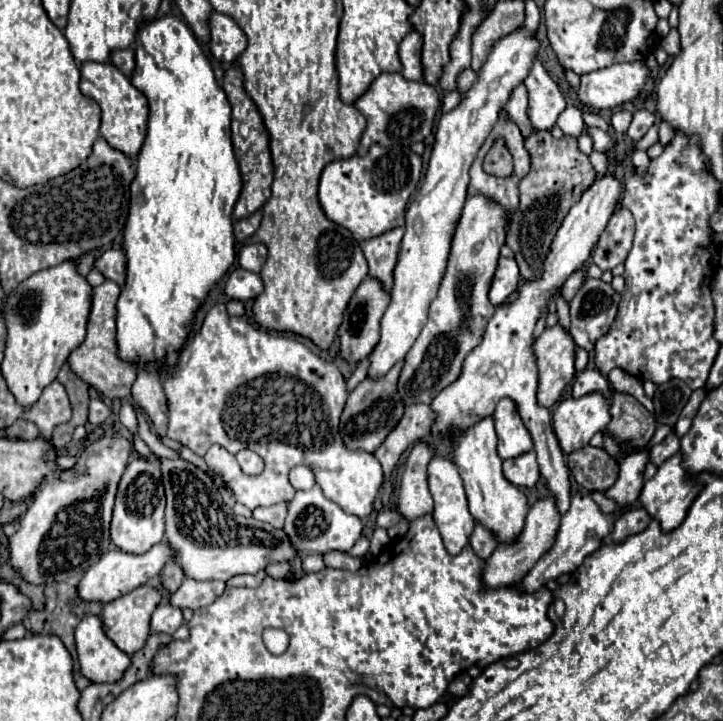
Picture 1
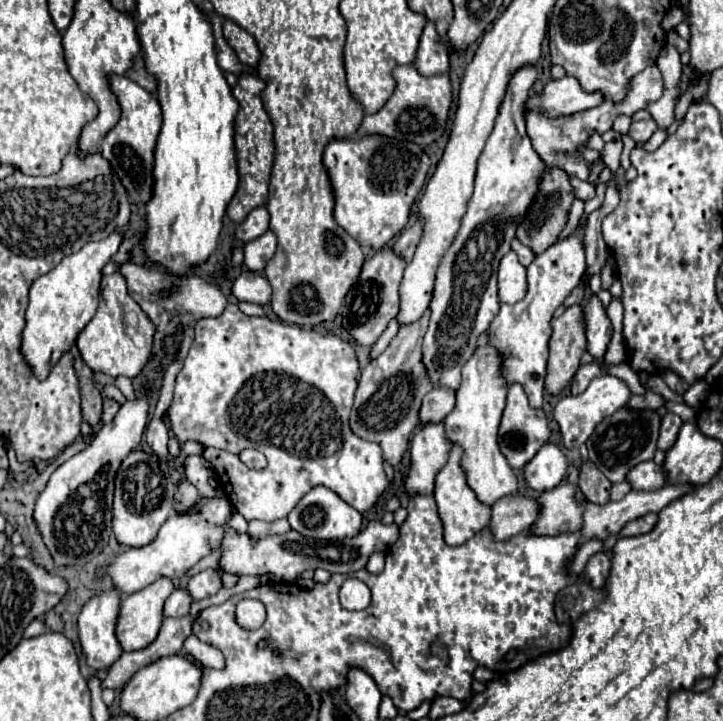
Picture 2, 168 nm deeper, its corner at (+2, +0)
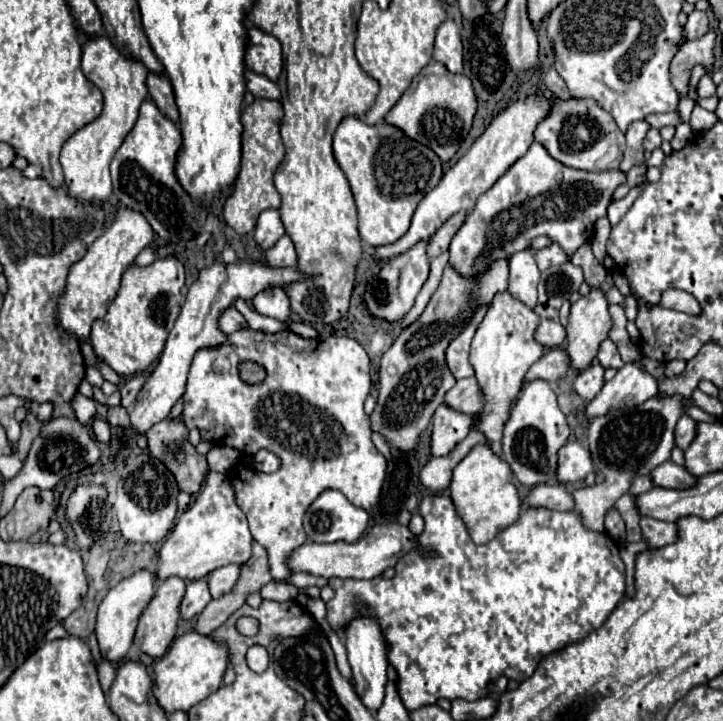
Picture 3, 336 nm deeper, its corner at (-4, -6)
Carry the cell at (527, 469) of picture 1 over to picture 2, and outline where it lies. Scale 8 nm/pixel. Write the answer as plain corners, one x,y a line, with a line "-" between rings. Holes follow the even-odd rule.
556,442
544,444
522,472
532,490
536,492
552,490
564,480
568,472
568,460
566,460
564,448

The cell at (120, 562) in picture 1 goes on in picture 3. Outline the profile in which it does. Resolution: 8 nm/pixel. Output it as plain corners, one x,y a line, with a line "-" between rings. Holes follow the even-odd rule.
208,472
206,486
196,494
192,506
188,506
174,530
164,540
154,574
158,580
166,580
170,576
178,576
182,580
202,580
212,570
226,564
244,564
252,554
252,534
248,530
248,522
240,506
236,504
234,490
228,484
226,474

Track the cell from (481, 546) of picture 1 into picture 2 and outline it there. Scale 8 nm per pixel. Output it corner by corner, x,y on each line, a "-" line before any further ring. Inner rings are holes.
510,494
506,498
500,498
492,508
492,520
490,520
494,538
506,540
526,530
528,526
534,524
538,512
540,506
536,498
528,498
522,494

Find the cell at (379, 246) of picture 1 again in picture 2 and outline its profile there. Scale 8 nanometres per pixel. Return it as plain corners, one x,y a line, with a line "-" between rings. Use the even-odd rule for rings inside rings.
420,218
414,226
406,228
406,230
398,236
396,244
392,246
392,248
394,248
398,254
402,254
406,260
412,260
412,256
414,256
414,250
416,250
416,246
418,246
420,238
422,238
422,226
424,226
424,220

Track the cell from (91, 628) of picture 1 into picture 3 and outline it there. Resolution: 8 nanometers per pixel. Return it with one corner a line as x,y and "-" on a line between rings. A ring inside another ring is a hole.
140,570
136,574
132,574
130,578
124,578
122,582
118,582
102,600
100,608
98,608
98,616
96,616
96,638
100,644
100,652
102,658
106,658
108,662
120,662
130,646
132,646
132,638
136,632
136,624
138,624
138,616
144,610
144,606
150,602
150,598
154,596
154,588
156,588
158,580
154,576
154,572
150,570

